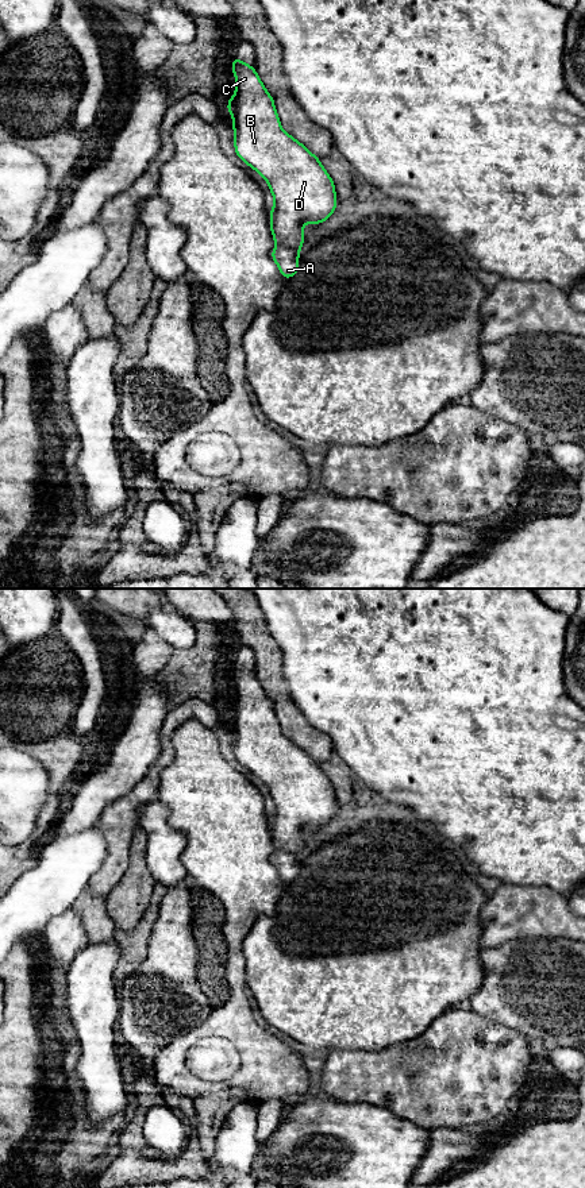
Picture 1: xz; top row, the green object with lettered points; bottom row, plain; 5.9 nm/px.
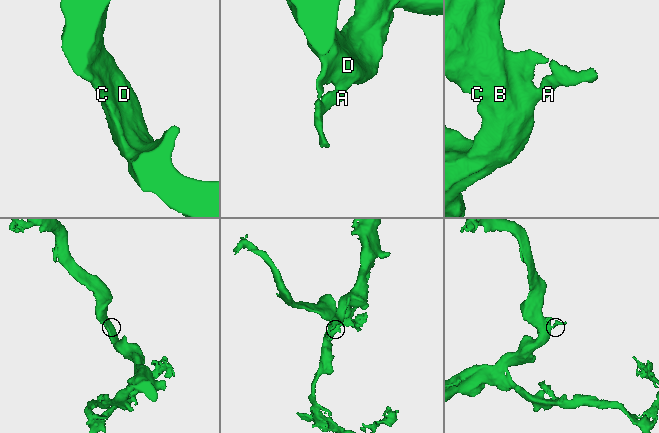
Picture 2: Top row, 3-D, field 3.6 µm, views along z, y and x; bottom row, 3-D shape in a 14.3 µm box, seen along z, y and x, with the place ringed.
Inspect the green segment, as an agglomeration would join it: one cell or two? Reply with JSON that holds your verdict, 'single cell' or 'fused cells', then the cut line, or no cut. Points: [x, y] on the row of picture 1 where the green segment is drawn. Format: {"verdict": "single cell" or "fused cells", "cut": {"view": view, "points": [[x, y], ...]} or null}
{"verdict": "single cell", "cut": null}

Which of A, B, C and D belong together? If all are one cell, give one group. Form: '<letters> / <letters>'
A B C D

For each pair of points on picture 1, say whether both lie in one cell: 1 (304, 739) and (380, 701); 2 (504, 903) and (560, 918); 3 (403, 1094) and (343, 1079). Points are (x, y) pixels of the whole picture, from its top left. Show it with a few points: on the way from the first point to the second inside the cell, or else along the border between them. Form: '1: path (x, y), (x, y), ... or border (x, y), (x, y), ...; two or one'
1: border (297, 708), (315, 728), (331, 740), (335, 751); two
2: path (518, 911), (546, 914); one
3: path (388, 1079), (358, 1079); one

